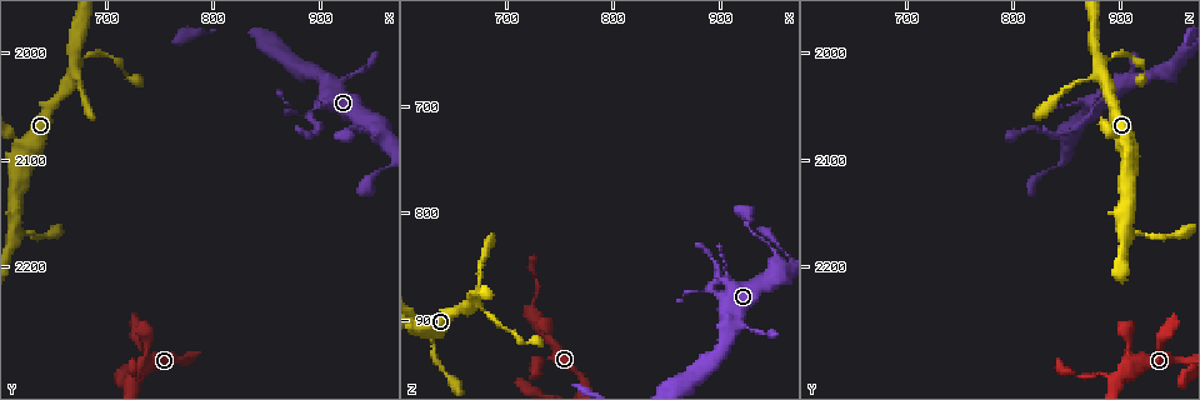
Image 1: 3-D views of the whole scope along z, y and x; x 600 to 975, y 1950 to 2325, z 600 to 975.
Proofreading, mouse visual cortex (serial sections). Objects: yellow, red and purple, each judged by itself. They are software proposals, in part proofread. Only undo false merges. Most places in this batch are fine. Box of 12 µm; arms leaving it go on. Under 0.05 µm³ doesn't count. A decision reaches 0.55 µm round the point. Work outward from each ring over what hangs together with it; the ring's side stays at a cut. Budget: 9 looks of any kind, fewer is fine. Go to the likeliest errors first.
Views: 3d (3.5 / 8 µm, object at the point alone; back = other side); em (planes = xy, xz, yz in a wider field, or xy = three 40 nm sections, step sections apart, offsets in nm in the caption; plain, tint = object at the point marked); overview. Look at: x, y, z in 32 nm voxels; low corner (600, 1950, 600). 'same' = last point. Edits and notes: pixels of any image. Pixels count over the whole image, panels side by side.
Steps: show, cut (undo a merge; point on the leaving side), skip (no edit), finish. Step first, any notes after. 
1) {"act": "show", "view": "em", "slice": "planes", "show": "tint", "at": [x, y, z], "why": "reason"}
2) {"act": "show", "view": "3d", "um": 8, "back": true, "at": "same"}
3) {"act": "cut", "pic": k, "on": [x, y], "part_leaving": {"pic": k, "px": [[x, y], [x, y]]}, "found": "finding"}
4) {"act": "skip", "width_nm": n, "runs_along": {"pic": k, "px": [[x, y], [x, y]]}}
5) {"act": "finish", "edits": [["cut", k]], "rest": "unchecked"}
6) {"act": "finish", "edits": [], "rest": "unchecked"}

{"act": "show", "view": "3d", "um": 3.5, "at": [894, 2056, 874], "why": "abrupt turn"}

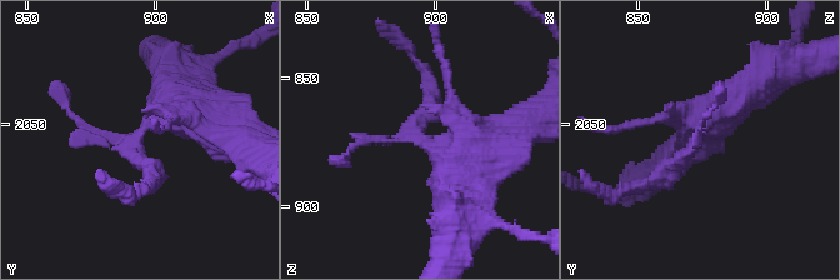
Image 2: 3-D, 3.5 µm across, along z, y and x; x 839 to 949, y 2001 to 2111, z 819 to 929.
{"act": "show", "view": "em", "slice": "xy", "step": 2, "show": "tint", "at": [891, 2057, 872], "why": "need the tissue"}

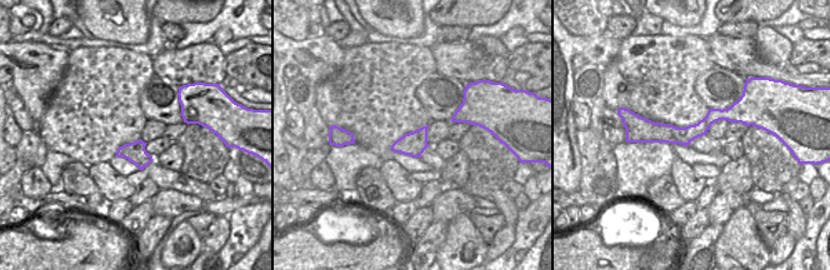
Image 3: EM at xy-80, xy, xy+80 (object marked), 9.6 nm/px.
{"act": "cut", "pic": 2, "on": [94, 131], "part_leaving": {"pic": 2, "px": [[138, 135], [153, 185], [130, 196]]}, "found": "a second cell is stuck on"}

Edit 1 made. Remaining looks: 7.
{"act": "show", "view": "overview"}

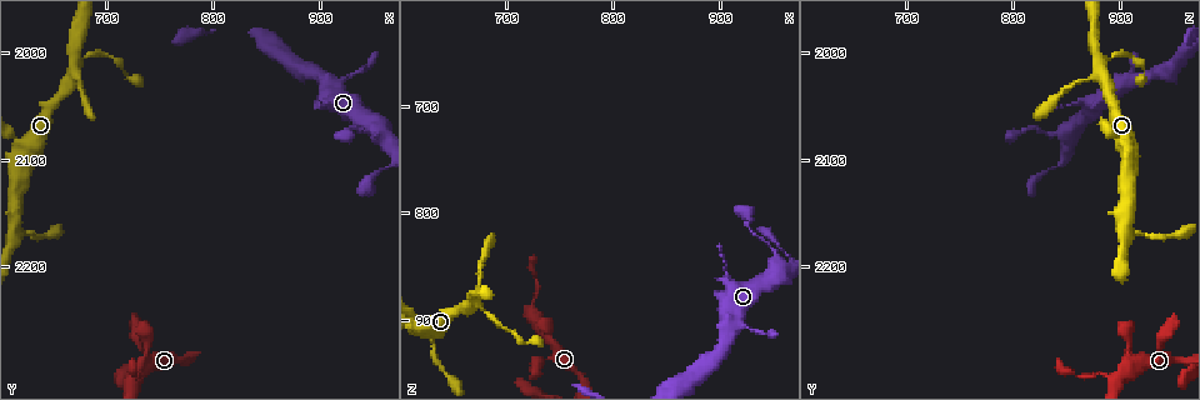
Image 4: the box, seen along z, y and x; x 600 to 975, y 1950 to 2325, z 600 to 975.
{"act": "show", "view": "3d", "um": 8, "at": [624, 2170, 916], "why": "thick turns thin"}

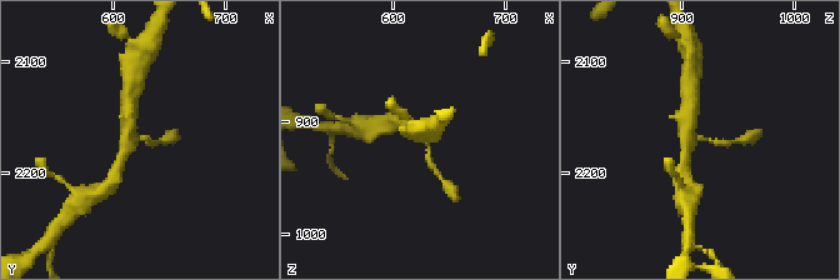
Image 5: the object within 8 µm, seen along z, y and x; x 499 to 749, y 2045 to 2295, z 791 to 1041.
{"act": "show", "view": "em", "slice": "planes", "show": "tint", "at": [626, 2168, 918], "arms": 3, "arm_widths_nm": [200, 300, 400]}

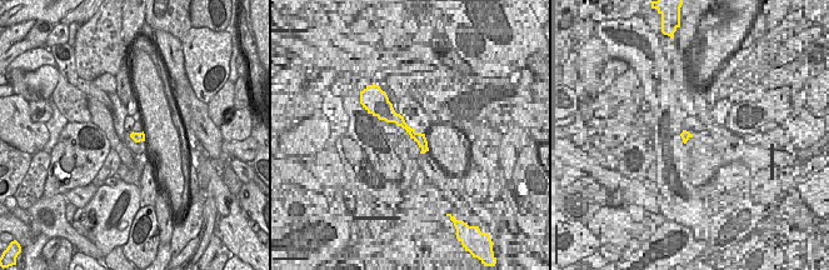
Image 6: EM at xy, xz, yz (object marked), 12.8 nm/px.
{"act": "skip", "runs_along": {"pic": 5, "px": [[409, 130], [428, 145], [435, 170]]}, "found": "all the same cell"}

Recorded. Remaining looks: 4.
{"act": "show", "view": "3d", "um": 3.5, "at": [684, 2002, 894], "why": "thick turns thin"}

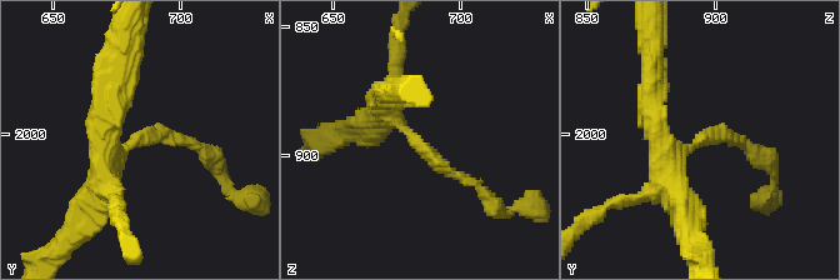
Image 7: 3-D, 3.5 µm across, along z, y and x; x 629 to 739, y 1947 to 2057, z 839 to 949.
{"act": "show", "view": "em", "slice": "xy", "step": 2, "show": "tint", "at": [684, 2002, 895], "why": "now the EM"}

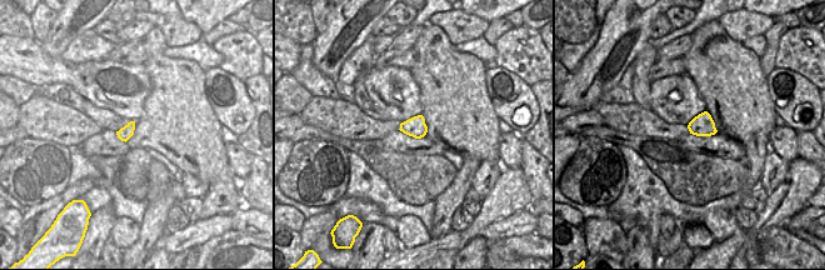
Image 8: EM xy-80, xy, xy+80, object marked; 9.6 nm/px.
{"act": "skip", "arm_widths_nm": [150, 400], "runs_along": {"pic": 7, "px": [[383, 115], [483, 191]]}, "found": "all the same cell"}

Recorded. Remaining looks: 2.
{"act": "show", "view": "3d", "um": 8, "at": [740, 2276, 906], "why": "calibre changes"}

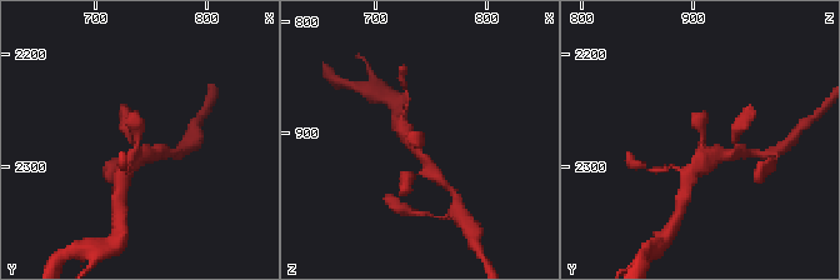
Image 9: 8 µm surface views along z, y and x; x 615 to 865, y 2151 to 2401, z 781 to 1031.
{"act": "show", "view": "em", "slice": "xy", "step": 1, "show": "tint", "at": [738, 2278, 906], "why": "need the tissue"}

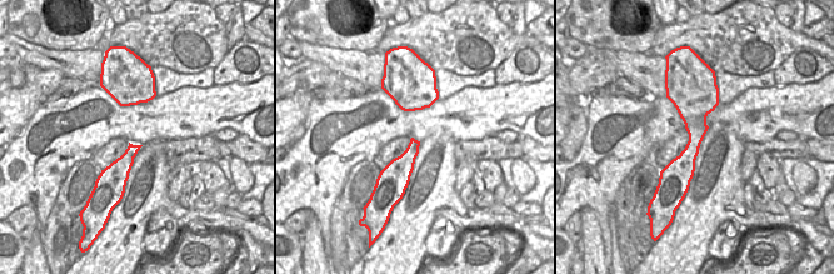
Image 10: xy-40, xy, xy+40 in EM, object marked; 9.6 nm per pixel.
{"act": "skip", "runs_along": {"pic": 9, "px": [[724, 155], [700, 146], [695, 115]]}, "found": "all the same cell"}

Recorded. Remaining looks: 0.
{"act": "finish", "edits": [["cut", 2]], "rest": "unchecked"}

